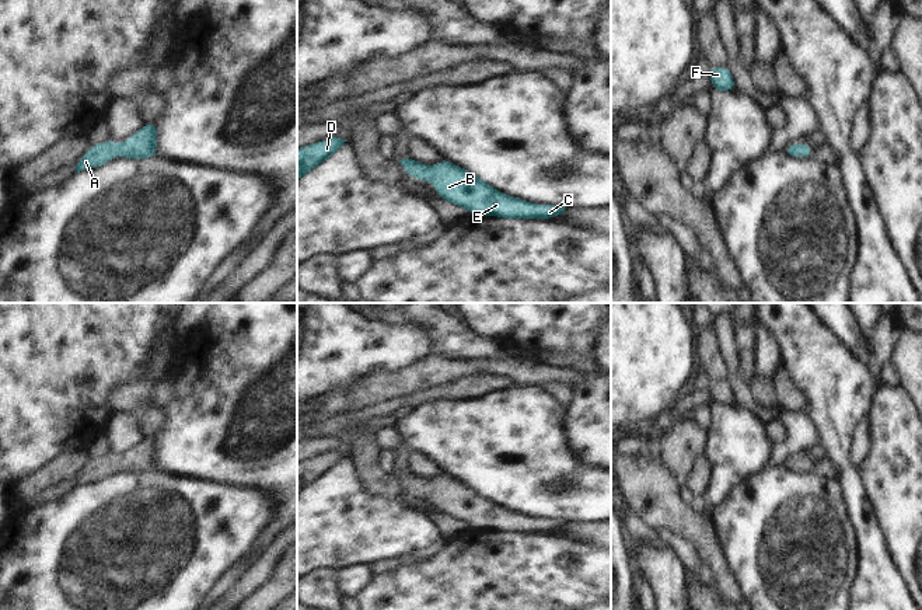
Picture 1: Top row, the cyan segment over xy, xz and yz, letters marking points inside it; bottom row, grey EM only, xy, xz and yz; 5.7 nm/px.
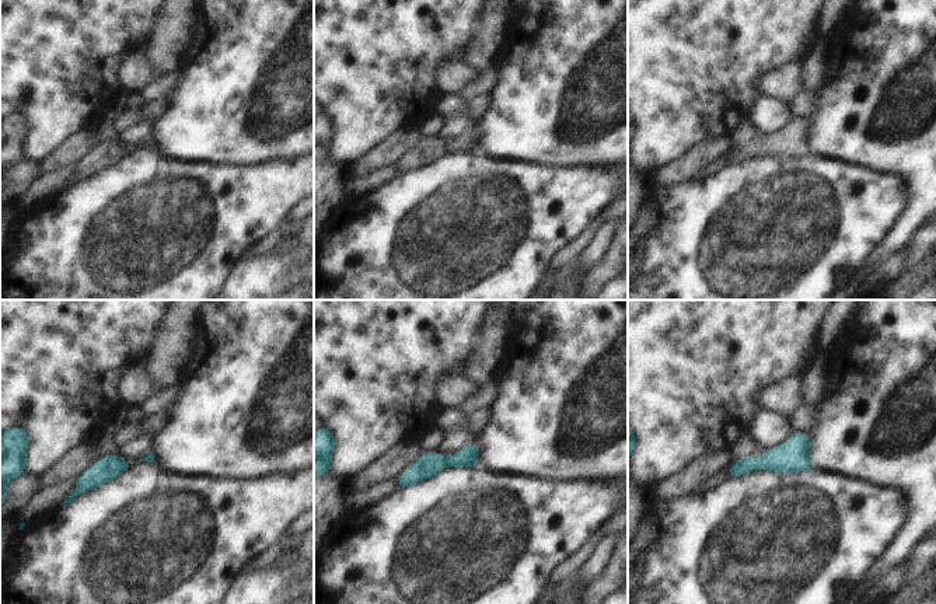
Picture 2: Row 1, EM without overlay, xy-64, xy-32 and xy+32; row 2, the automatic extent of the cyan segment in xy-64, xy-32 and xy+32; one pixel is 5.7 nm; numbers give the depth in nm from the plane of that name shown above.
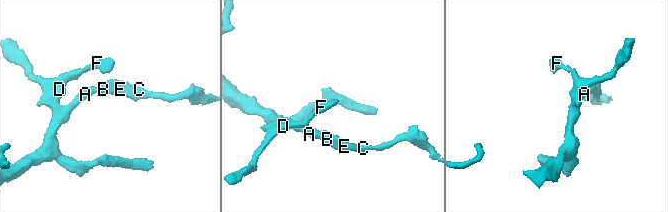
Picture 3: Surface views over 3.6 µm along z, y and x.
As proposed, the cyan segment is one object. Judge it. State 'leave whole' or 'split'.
leave whole

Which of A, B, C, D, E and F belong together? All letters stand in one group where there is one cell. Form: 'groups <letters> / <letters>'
groups A B C D E F

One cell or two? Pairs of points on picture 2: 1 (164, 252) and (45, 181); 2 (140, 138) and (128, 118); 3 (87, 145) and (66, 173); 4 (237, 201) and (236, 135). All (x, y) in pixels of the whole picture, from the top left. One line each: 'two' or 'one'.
1: two
2: two
3: two
4: two

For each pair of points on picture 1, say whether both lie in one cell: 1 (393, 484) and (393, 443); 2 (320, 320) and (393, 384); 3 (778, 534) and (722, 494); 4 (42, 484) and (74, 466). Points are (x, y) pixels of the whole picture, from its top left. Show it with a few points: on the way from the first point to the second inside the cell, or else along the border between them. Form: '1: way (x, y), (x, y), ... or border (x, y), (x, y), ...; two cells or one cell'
1: border (376, 432), (376, 441), (383, 449); two cells
2: border (409, 365), (397, 370), (374, 370), (348, 386); two cells
3: border (753, 476), (743, 481), (715, 509); two cells
4: way (51, 476), (66, 467); one cell

